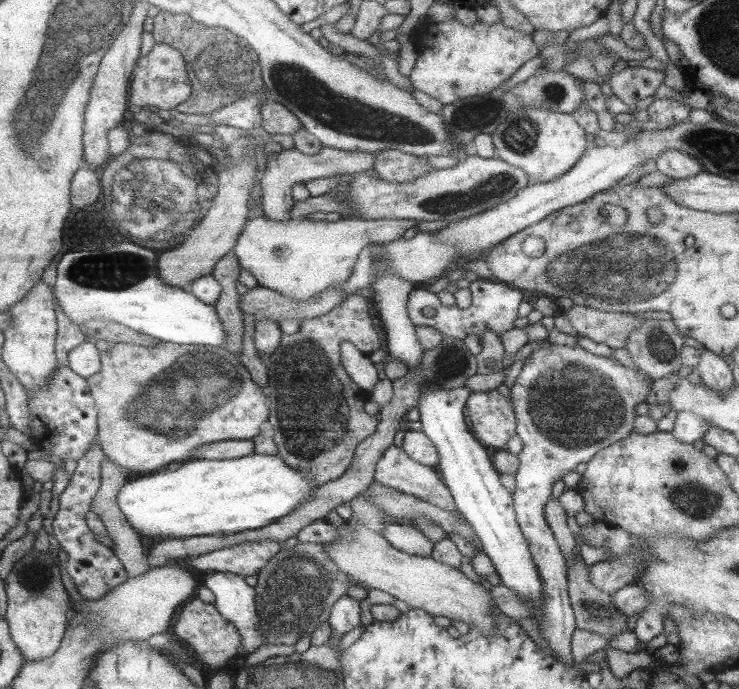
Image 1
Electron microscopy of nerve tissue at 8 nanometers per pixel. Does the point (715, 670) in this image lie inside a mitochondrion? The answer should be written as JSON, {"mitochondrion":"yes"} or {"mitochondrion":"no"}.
{"mitochondrion":"no"}

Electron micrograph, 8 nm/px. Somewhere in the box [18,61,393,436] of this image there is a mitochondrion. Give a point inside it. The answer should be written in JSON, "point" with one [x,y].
{"point":[161,200]}

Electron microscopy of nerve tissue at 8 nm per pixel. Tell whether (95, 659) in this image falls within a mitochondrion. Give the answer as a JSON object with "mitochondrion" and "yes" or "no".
{"mitochondrion":"no"}

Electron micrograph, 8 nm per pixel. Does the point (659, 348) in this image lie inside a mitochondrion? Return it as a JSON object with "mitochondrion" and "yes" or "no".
{"mitochondrion":"yes"}

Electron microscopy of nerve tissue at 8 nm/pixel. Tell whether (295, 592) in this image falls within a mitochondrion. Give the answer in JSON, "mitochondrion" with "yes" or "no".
{"mitochondrion":"yes"}

